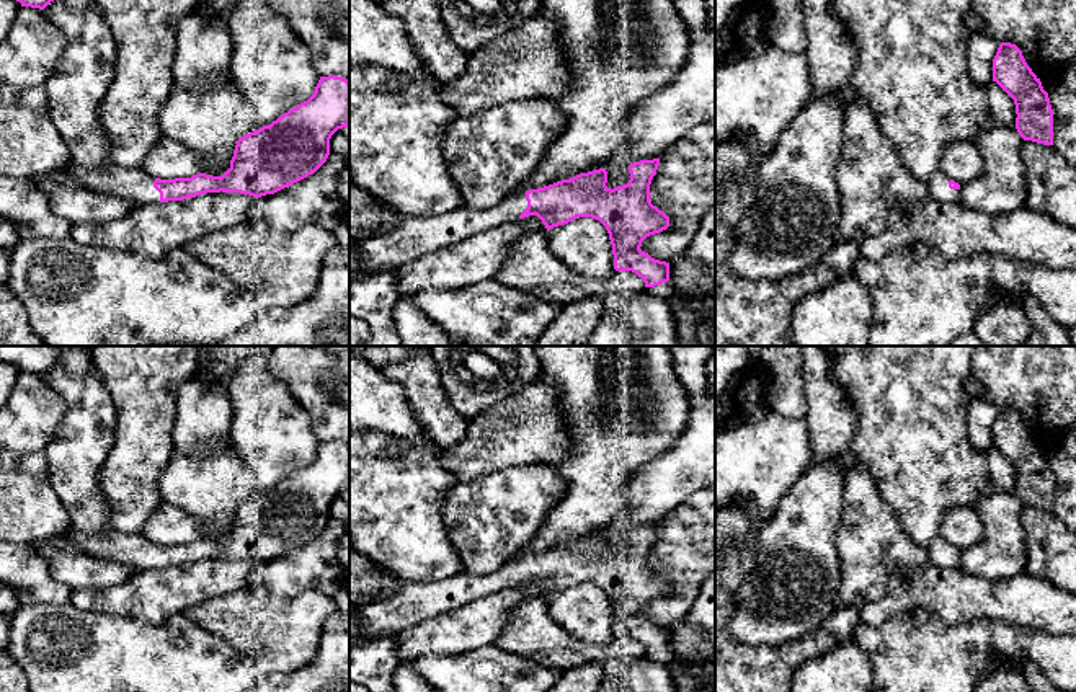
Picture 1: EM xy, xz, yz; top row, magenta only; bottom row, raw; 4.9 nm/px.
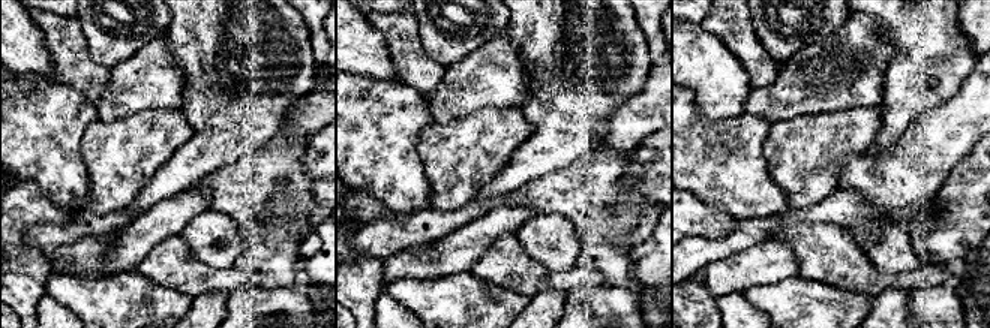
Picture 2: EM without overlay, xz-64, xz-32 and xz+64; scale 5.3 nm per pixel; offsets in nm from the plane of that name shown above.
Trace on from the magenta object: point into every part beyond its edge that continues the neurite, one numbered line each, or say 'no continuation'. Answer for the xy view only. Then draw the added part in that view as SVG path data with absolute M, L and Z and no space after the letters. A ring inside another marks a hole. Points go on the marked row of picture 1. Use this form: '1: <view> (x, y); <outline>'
1: xy (134, 185); M70 162L65 170L77 184L91 191L109 193L132 201L137 206L160 202L160 193L153 188L155 178L149 176L140 168L108 163L98 170L88 170Z

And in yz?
1: yz (938, 186); M937 170L931 176L931 180L926 181L927 191L934 201L939 201L939 202L958 202L960 201L960 189L950 189L949 181L950 178L940 170Z

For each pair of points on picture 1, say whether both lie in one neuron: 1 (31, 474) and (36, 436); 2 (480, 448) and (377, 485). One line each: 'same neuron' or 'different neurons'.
1: different neurons
2: different neurons

